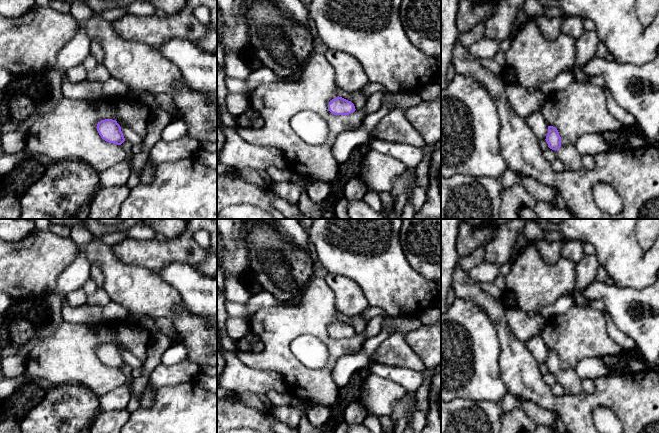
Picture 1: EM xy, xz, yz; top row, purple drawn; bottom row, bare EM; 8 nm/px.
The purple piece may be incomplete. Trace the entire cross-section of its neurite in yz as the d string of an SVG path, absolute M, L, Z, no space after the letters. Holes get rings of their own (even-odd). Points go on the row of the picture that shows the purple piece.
M548 126L546 136L548 147L557 151L557 158L561 160L564 170L579 171L583 168L582 156L577 151L575 145L561 146L561 138L558 130L553 126Z

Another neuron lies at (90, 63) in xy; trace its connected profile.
M90 53L82 64L85 67L85 69L89 72L94 70L98 66L99 63L95 59L95 57Z

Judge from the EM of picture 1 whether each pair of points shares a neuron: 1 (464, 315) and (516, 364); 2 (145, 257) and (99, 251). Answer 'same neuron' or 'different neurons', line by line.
1: different neurons
2: different neurons

